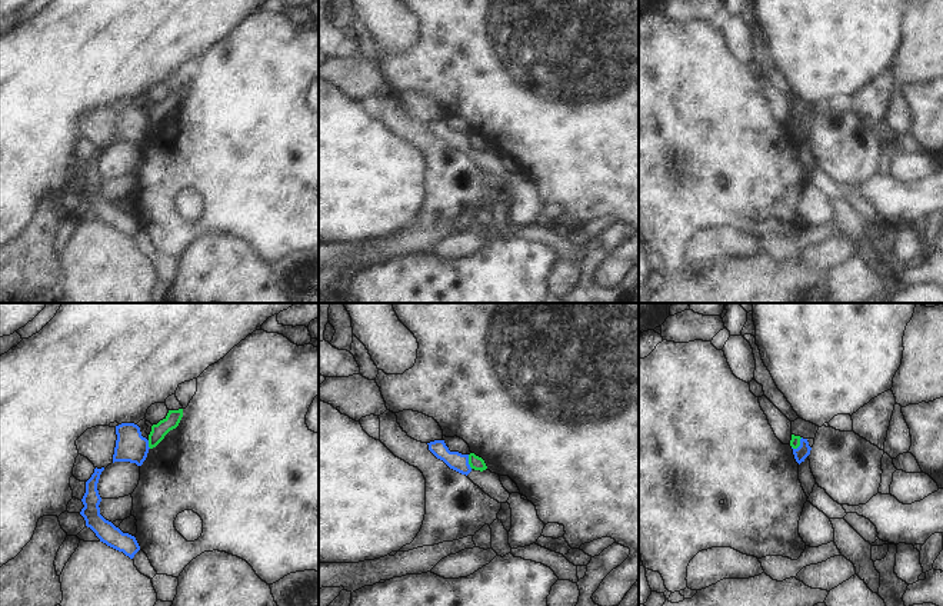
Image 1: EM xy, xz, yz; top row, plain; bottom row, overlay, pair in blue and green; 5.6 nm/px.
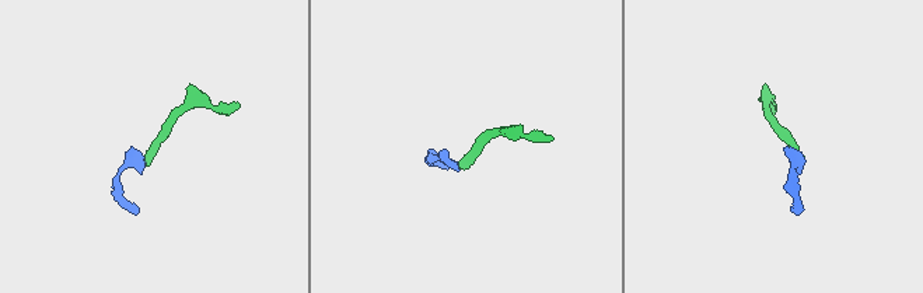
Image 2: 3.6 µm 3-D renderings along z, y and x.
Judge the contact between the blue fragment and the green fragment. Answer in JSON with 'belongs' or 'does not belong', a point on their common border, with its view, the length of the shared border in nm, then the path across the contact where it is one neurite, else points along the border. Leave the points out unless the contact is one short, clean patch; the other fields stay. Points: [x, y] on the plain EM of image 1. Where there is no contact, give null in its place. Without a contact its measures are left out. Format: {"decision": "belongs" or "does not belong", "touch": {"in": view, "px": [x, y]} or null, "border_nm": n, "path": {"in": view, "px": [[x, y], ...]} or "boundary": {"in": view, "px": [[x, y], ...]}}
{"decision": "does not belong", "touch": {"in": "xz", "px": [467, 142]}, "border_nm": 80, "boundary": {"in": "xz", "px": [[467, 135], [467, 143], [472, 147]]}}

